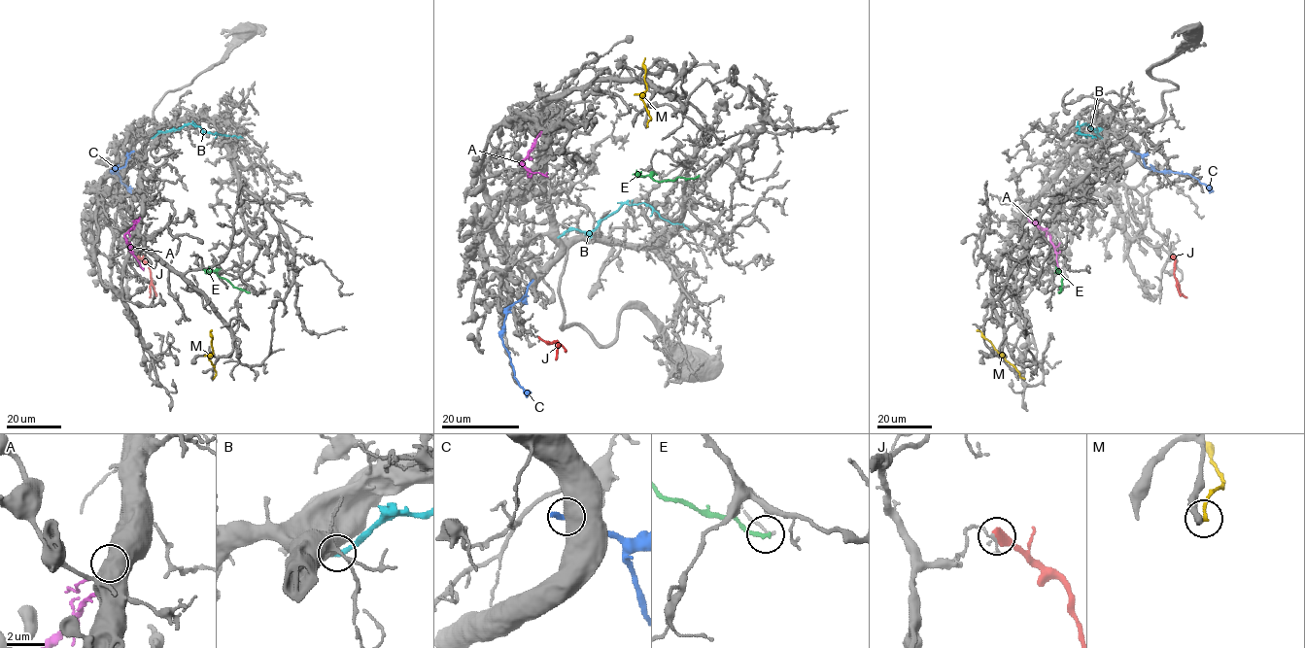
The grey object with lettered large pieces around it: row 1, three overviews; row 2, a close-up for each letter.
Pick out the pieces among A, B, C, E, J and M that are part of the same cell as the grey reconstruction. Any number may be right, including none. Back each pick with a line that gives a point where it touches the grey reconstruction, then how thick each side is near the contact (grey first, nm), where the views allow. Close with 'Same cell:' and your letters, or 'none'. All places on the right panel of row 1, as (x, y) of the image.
A: contact (1027, 218); calibres 700 and 240 nm
Same cell: A

